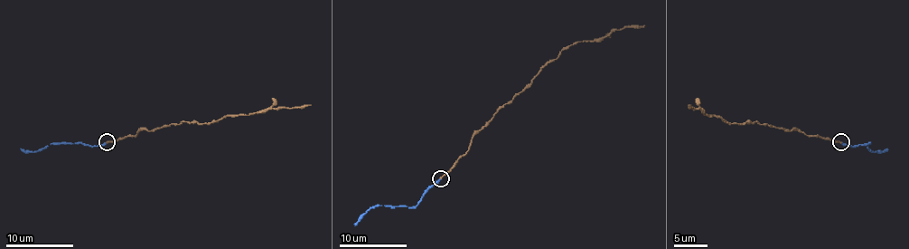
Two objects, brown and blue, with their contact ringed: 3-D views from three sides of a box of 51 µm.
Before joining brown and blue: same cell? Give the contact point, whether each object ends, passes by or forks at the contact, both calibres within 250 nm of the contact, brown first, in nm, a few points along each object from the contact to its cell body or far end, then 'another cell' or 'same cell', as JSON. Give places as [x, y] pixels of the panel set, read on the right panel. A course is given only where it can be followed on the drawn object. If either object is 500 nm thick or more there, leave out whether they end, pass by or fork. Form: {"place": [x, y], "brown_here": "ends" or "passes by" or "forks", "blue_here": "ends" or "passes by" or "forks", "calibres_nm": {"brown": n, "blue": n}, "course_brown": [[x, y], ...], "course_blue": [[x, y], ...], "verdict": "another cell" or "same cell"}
{"place": [841, 142], "brown_here": "ends", "blue_here": "ends", "calibres_nm": {"brown": 280, "blue": 320}, "course_brown": [[841, 142], [757, 122], [730, 124], [712, 115], [704, 115], [704, 112], [688, 105]], "course_blue": [[841, 142], [857, 146], [868, 142], [868, 149], [878, 152], [888, 149]], "verdict": "same cell"}

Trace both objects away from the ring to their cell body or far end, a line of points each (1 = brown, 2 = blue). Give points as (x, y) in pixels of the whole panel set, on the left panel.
1: (107, 142), (134, 136), (144, 129), (154, 130), (184, 122), (210, 124), (229, 115), (310, 105)
2: (107, 142), (90, 146), (82, 142), (50, 144), (28, 152), (22, 149)

